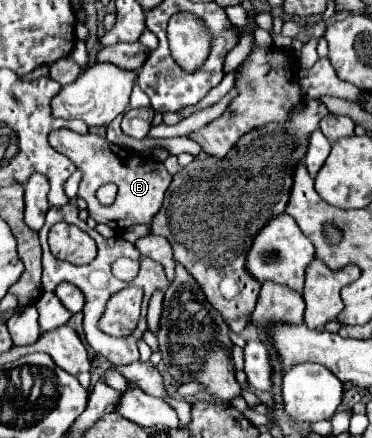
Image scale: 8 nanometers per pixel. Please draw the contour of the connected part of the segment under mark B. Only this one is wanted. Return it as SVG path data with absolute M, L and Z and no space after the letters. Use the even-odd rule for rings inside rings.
M59 129L49 135L49 143L59 153L67 155L83 171L83 179L79 185L79 197L85 199L89 217L93 217L97 223L105 223L113 229L127 229L127 227L139 225L139 223L149 225L153 215L161 209L165 191L171 183L171 175L167 173L167 169L161 161L157 161L153 157L141 157L135 151L113 145L105 137L99 137L97 133L79 135L71 129ZM105 183L119 185L117 199L111 207L101 205L95 197L95 191Z

